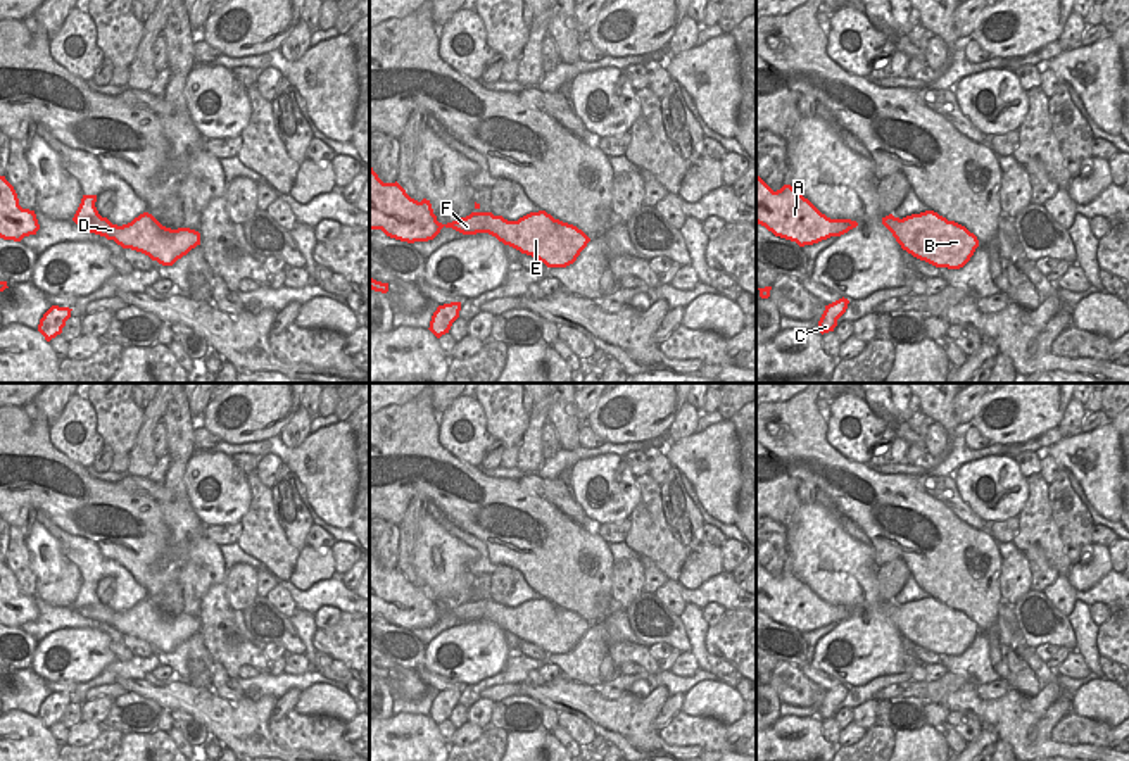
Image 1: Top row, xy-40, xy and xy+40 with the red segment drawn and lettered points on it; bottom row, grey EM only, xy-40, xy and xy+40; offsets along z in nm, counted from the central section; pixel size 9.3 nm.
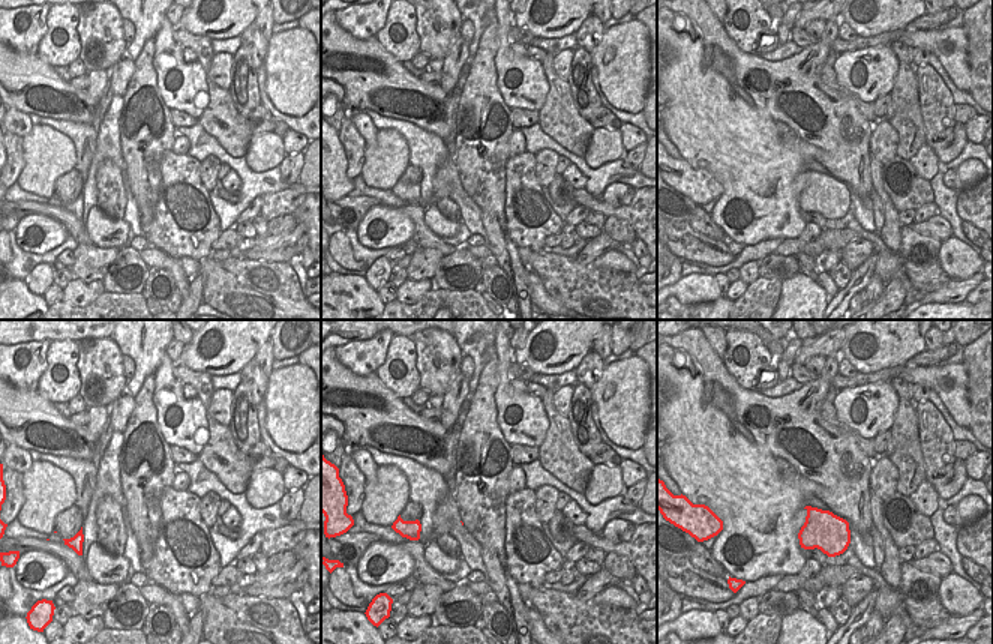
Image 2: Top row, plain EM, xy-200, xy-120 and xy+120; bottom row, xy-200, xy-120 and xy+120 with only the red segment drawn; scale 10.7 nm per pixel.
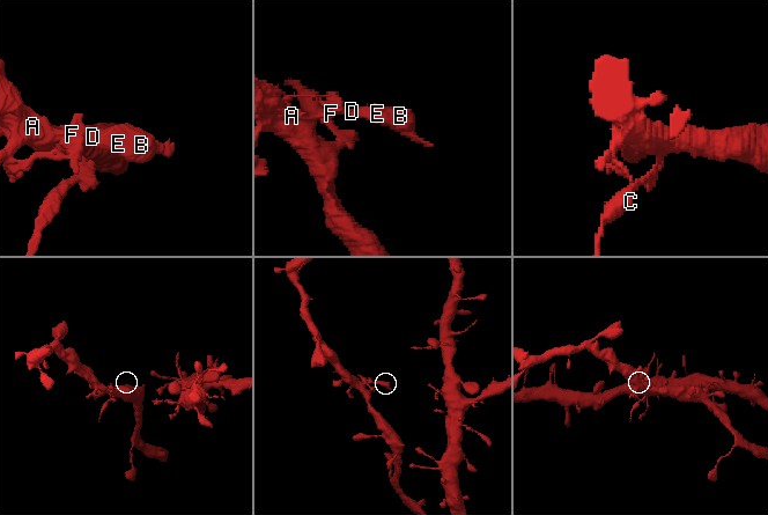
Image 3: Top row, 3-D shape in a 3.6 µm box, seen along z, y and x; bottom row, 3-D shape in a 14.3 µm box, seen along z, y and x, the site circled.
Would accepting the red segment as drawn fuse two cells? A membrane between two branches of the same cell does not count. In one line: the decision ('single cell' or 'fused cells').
fused cells

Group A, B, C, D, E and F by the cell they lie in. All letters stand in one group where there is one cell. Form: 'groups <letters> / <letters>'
groups A C / B D E F

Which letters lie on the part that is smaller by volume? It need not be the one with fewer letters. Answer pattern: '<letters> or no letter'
B, D, E, F

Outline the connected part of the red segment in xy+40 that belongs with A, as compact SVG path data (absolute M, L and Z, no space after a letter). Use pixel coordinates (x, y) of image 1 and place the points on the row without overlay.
M758 561L756 609L799 633L848 619L846 606L827 604L791 571L773 578Z

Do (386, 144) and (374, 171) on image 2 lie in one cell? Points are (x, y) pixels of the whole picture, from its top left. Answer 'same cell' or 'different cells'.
same cell

